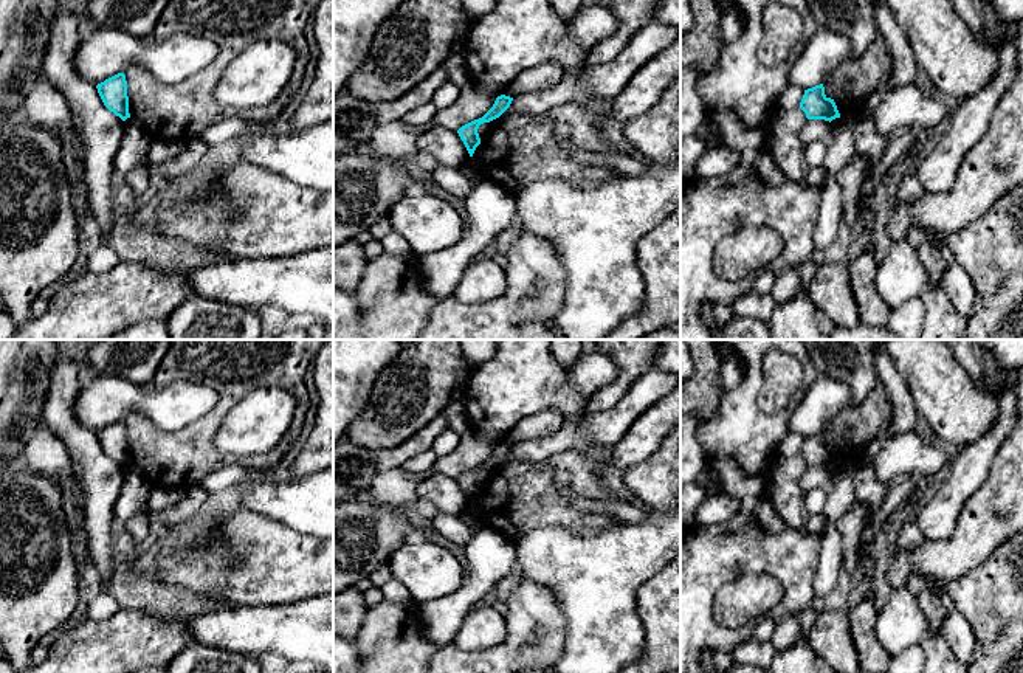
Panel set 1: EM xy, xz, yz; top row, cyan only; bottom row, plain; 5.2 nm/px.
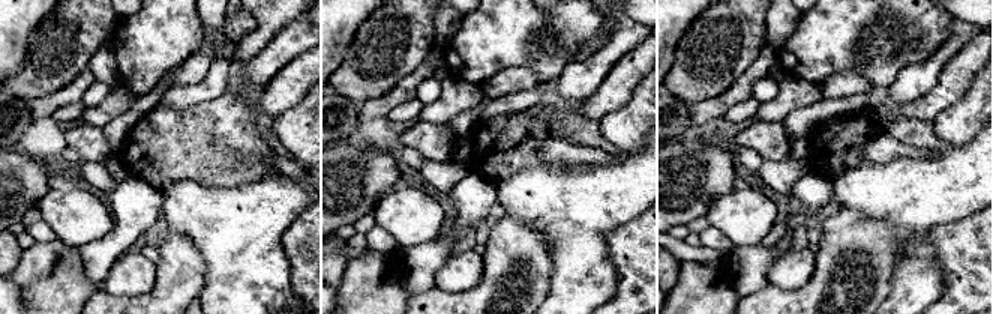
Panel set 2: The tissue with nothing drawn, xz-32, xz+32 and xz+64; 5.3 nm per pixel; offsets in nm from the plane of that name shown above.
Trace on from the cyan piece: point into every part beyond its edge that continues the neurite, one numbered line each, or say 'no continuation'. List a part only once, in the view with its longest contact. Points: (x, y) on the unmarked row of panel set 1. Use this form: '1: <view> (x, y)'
no continuation

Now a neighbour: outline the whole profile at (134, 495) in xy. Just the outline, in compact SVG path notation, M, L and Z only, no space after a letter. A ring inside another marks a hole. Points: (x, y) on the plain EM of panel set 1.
M127 465L124 484L113 506L113 546L116 563L122 564L132 575L141 569L141 547L127 530L127 521L147 506L150 488L143 481L141 471Z

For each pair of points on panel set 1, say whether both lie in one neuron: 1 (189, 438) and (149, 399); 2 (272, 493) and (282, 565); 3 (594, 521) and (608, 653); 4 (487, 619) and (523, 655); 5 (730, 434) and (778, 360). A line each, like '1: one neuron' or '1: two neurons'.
1: two neurons
2: two neurons
3: two neurons
4: two neurons
5: two neurons

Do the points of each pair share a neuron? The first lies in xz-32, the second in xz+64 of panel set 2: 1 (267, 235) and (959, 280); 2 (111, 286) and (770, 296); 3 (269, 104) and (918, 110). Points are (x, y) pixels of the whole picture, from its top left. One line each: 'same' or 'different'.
1: different
2: different
3: same

